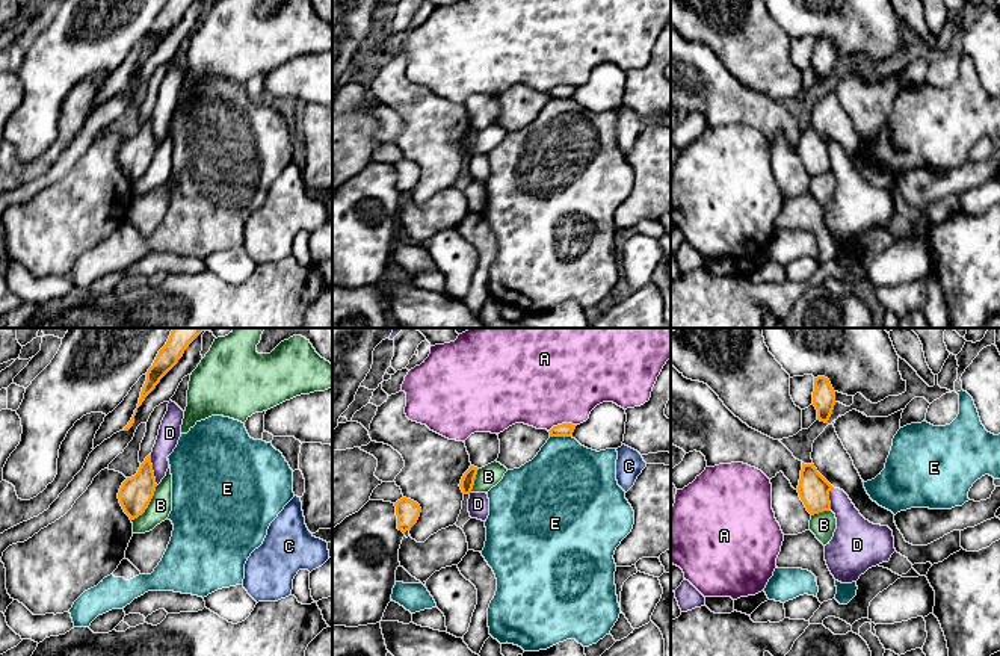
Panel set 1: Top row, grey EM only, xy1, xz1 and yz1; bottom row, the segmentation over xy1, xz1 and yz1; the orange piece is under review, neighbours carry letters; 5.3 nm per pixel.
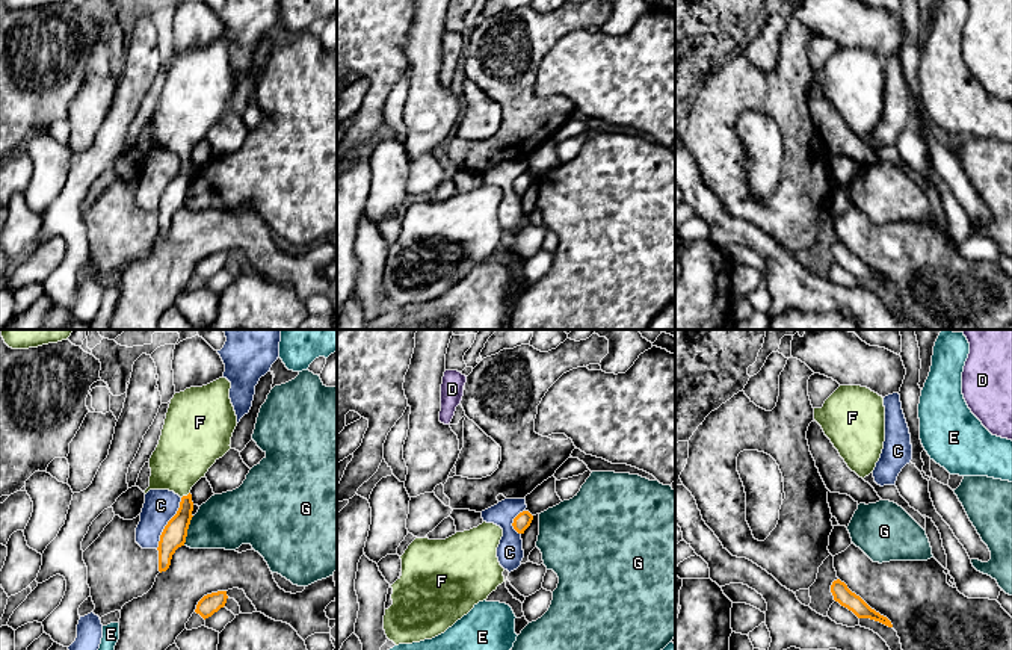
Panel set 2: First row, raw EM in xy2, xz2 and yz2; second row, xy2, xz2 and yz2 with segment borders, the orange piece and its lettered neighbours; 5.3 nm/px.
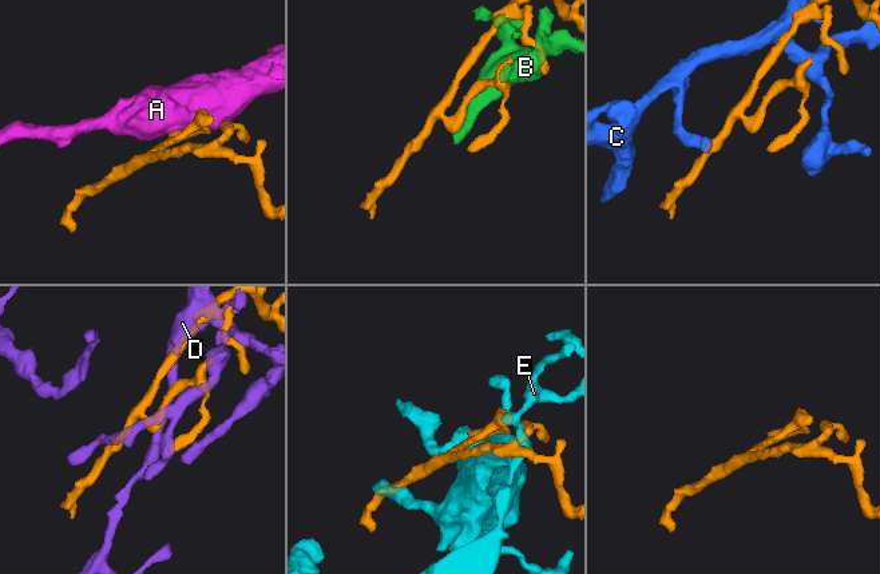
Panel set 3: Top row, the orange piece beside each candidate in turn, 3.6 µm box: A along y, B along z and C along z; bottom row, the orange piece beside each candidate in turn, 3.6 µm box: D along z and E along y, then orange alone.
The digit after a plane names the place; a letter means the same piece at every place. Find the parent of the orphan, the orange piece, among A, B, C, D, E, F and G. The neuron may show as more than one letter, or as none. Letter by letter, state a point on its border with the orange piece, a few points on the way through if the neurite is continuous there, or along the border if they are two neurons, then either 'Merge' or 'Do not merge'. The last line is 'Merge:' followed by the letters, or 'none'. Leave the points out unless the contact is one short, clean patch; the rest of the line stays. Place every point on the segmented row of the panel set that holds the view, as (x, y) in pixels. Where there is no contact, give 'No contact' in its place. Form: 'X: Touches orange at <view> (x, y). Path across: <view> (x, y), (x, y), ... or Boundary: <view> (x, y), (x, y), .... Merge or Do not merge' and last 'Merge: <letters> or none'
A: Touches orange at xz1 (562, 423). Do not merge
B: Touches orange at xy1 (148, 504). Do not merge
C: Touches orange at xy2 (168, 523). Do not merge
D: Touches orange at xy1 (151, 470). Do not merge
E: Touches orange at xz1 (561, 436). Do not merge
F: Touches orange at xy2 (185, 496). Path across: xy2 (174, 534), (185, 513), (185, 496), (186, 449). Merge
G: Touches orange at xy2 (186, 531). Do not merge
Merge: F

